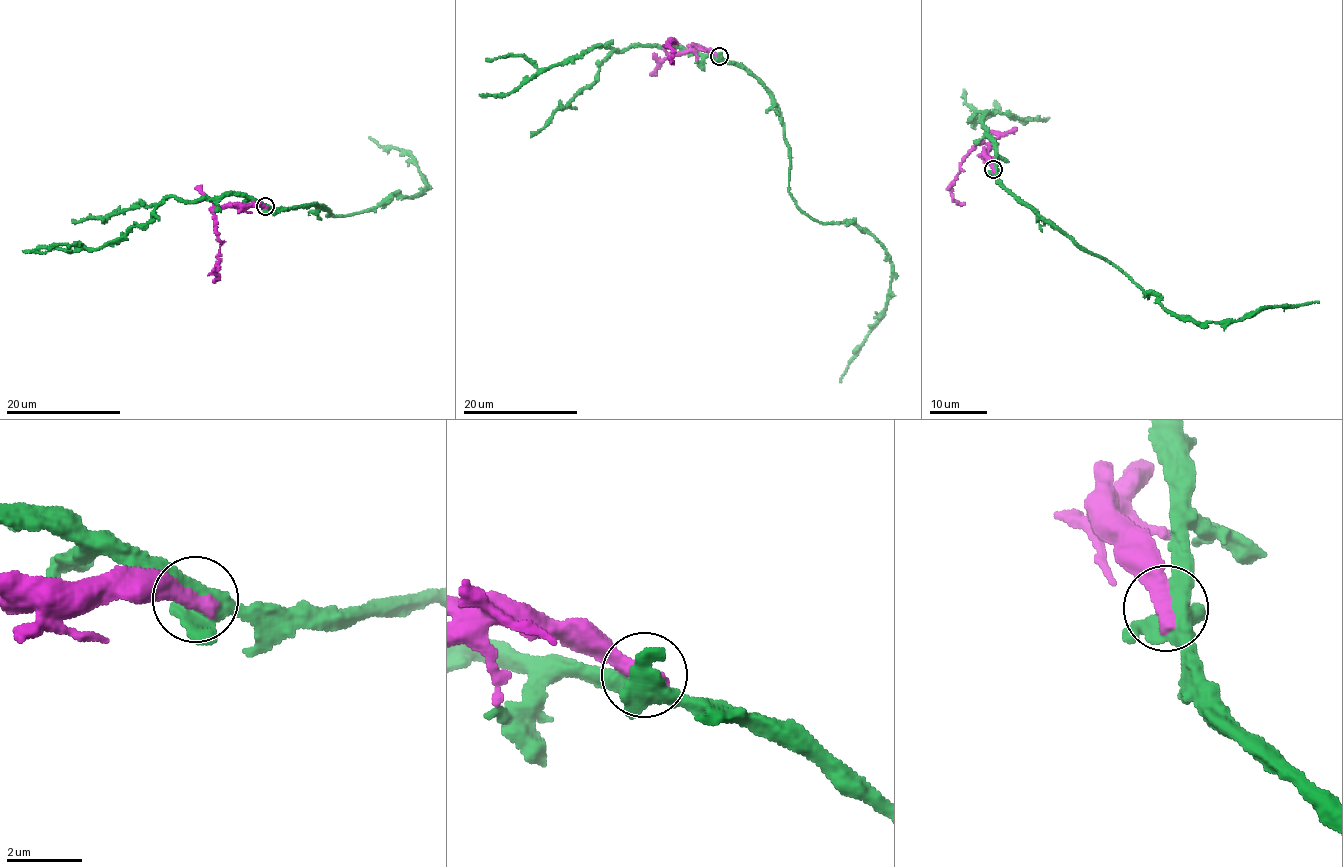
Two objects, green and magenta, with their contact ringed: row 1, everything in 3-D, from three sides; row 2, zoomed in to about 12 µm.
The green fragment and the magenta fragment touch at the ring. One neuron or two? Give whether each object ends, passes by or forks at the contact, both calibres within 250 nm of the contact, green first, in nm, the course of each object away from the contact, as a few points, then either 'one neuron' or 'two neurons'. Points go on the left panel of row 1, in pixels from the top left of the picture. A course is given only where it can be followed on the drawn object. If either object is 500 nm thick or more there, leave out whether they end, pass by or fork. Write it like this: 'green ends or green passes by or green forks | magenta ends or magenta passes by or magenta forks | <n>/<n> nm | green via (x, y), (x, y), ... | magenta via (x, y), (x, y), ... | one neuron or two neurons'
480/500 nm | green via (264, 206), (321, 204), (327, 214), (339, 217), (376, 209), (391, 197), (425, 189), (416, 159), (369, 137) | magenta via (264, 206), (212, 210), (215, 232), (221, 243), (215, 278) | two neurons

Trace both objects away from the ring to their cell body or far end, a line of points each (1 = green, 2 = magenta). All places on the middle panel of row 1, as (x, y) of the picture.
1: (719, 56), (742, 64), (778, 110), (789, 192), (802, 211), (864, 228), (891, 265), (883, 317), (840, 382)
2: (719, 56), (698, 49), (668, 53), (666, 45), (669, 40), (675, 41), (670, 41), (671, 64)

